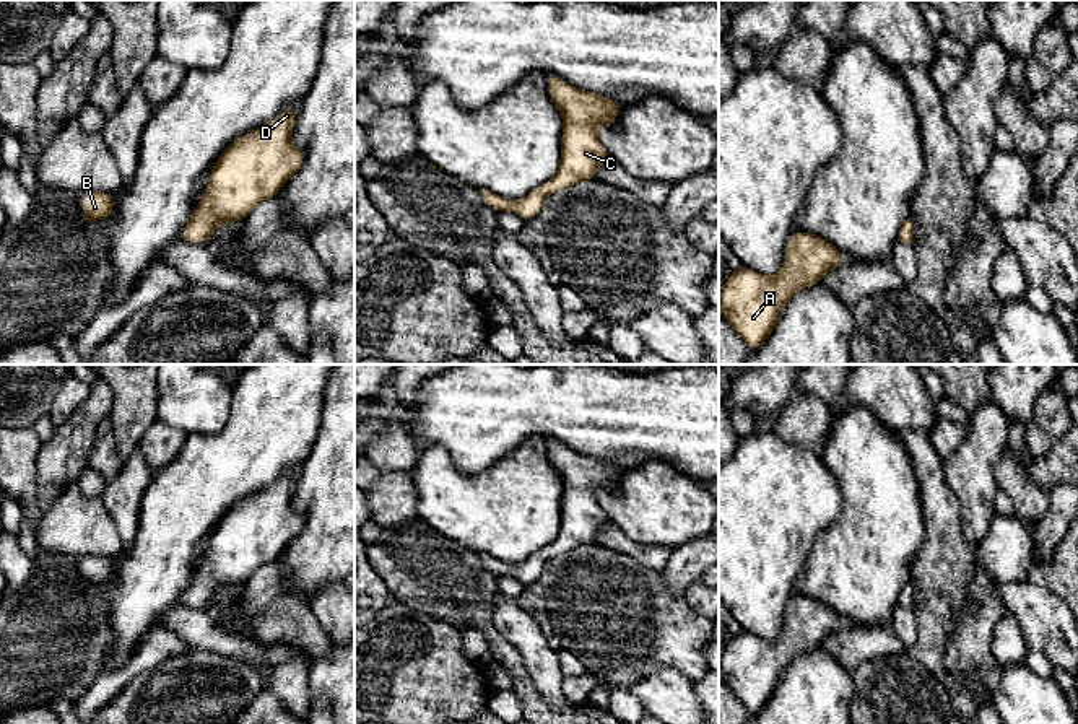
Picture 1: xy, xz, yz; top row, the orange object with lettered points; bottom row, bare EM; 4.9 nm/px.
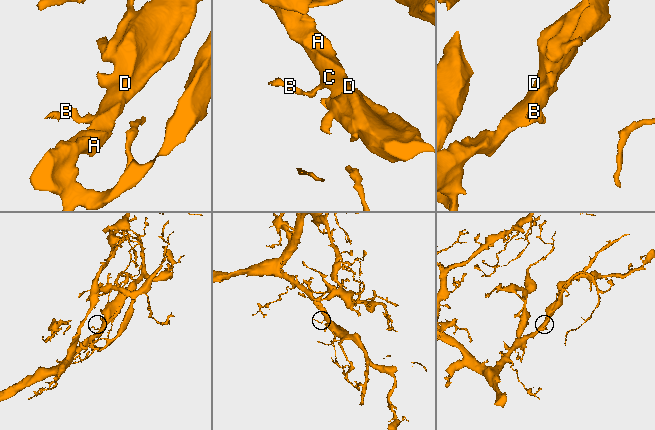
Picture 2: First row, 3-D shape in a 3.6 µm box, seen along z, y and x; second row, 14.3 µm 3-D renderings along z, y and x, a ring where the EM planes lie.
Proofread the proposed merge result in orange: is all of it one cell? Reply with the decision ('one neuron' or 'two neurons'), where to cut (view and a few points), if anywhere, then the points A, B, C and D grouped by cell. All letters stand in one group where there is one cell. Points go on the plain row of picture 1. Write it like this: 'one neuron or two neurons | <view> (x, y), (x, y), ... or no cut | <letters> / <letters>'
one neuron | no cut | A B C D

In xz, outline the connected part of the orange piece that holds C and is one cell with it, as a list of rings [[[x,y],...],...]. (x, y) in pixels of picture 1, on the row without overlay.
[[[545,439],[551,465],[563,482],[561,527],[553,543],[520,565],[507,565],[488,553],[480,553],[483,566],[496,576],[514,576],[524,586],[540,581],[545,565],[582,545],[595,543],[603,526],[611,524],[597,490],[613,490],[623,473],[606,460],[579,454],[556,439]]]

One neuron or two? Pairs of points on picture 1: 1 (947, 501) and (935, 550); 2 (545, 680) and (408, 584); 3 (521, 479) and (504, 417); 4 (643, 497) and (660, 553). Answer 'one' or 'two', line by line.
1: one
2: two
3: two
4: two

